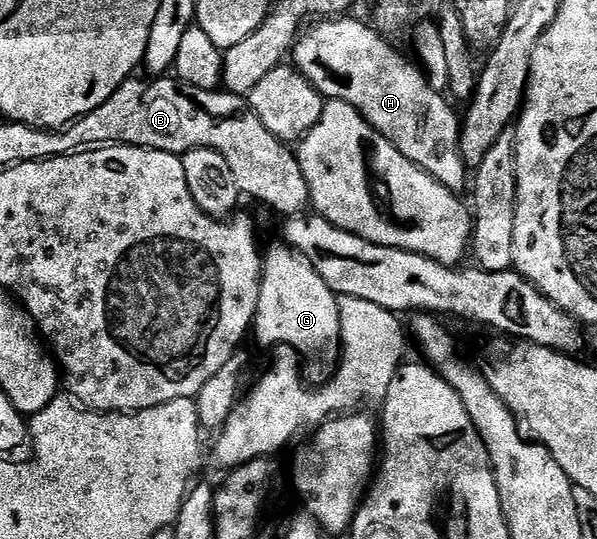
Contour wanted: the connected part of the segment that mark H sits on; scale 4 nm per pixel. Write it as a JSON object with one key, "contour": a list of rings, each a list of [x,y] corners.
{"contour":[[[325,18],[306,27],[303,34],[298,36],[291,53],[292,63],[297,71],[307,78],[307,82],[311,82],[311,86],[315,86],[315,90],[326,101],[338,100],[350,104],[376,132],[383,134],[383,138],[391,142],[391,146],[395,146],[395,150],[399,150],[399,154],[403,154],[403,158],[415,162],[415,166],[447,186],[447,190],[464,193],[464,188],[466,191],[470,183],[471,172],[463,162],[461,120],[458,113],[457,116],[453,113],[454,105],[442,93],[431,90],[429,77],[424,71],[412,59],[409,61],[407,57],[400,56],[389,45],[392,43],[376,28],[366,21],[365,25],[361,20],[349,19]]]}

